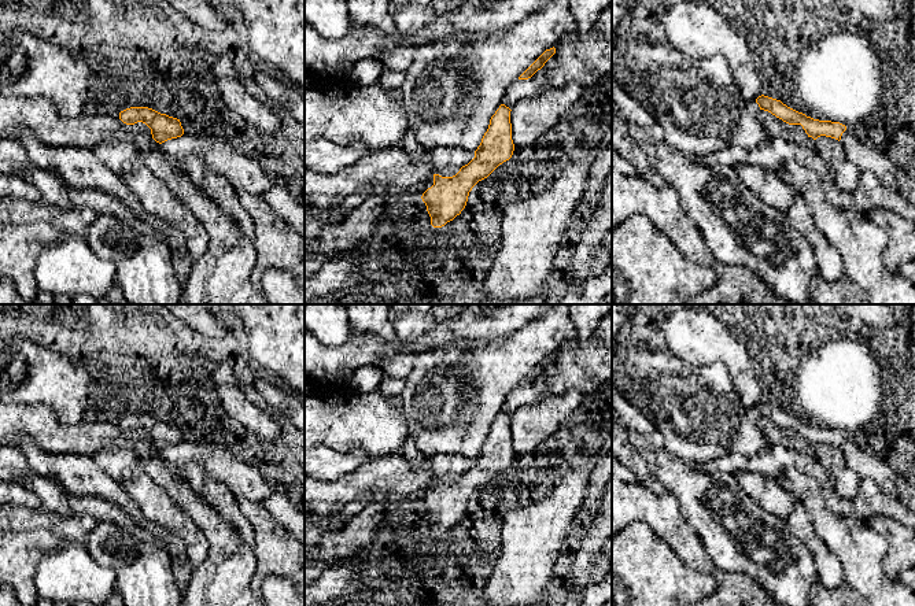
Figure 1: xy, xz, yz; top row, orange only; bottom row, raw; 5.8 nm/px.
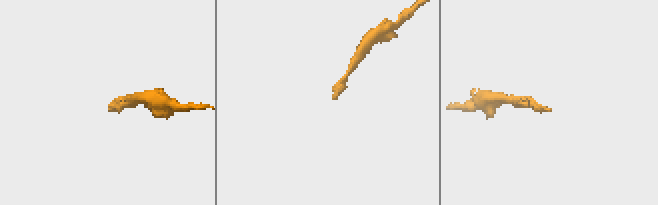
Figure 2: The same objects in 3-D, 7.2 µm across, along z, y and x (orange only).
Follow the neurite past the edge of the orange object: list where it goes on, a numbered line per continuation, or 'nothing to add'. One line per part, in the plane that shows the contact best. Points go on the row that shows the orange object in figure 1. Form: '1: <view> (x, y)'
1: yz (867, 159)

